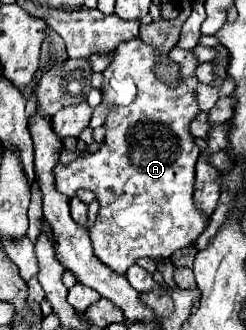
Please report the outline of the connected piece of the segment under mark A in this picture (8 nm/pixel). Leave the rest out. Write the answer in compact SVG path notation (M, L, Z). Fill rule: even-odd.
M140 38L126 40L112 52L110 66L102 72L102 104L108 108L104 122L104 142L98 152L84 154L70 164L58 164L54 170L56 186L68 194L68 190L92 190L100 202L98 218L90 230L90 240L94 244L94 254L112 270L124 274L136 258L170 258L176 250L194 244L194 240L206 230L210 216L202 212L194 200L194 166L200 156L196 138L190 132L190 122L200 114L196 88L200 80L196 78L196 68L200 66L194 50L184 50L174 46L168 58L184 68L182 92L166 86L154 74L156 52L144 44Z

